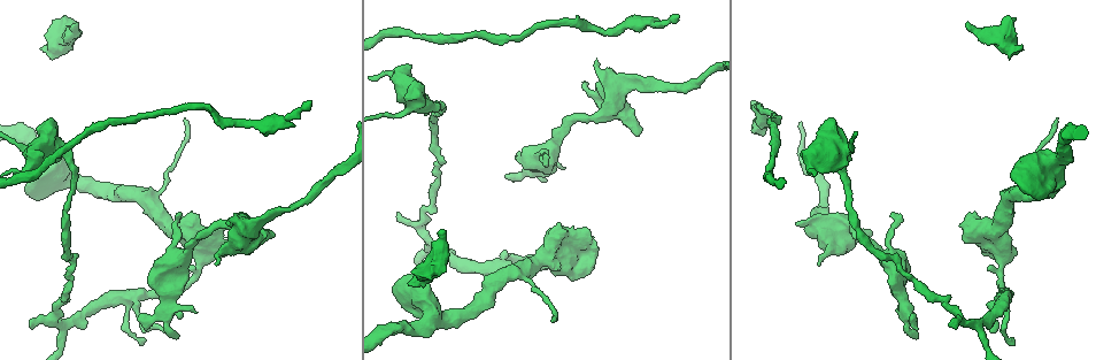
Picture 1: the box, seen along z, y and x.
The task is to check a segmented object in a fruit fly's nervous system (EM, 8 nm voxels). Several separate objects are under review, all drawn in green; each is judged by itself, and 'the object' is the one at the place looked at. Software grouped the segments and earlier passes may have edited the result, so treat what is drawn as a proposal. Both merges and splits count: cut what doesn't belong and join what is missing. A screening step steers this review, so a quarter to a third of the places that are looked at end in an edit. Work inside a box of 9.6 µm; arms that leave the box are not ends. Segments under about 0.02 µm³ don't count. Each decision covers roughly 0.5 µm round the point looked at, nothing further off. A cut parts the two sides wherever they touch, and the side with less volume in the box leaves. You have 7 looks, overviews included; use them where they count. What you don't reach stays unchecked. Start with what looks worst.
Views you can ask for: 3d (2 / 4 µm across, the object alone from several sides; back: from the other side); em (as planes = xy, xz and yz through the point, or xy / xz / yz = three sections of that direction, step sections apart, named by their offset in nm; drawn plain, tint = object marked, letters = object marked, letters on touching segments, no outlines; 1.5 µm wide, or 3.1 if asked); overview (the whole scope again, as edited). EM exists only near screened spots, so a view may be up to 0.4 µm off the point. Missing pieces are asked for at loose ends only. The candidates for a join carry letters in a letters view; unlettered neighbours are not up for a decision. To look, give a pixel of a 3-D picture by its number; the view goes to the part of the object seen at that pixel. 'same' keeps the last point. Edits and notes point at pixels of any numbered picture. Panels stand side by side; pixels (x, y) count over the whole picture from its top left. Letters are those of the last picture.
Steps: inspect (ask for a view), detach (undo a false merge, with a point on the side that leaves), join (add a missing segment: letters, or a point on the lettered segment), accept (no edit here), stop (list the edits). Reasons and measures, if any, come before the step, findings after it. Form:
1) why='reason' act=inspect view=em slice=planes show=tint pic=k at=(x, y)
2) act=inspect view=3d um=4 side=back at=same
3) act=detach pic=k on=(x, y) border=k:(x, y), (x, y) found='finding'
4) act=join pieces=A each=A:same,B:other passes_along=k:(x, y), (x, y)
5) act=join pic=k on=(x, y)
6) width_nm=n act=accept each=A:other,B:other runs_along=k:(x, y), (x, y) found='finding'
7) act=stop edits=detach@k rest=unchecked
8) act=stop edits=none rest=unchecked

why='free end' act=inspect view=em slice=planes show=letters pic=1 at=(140, 317)

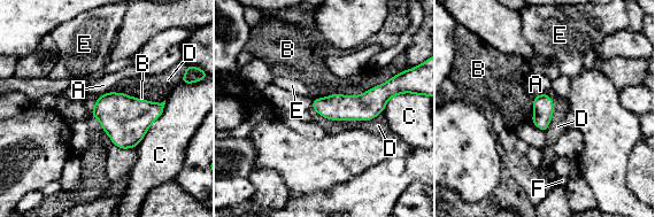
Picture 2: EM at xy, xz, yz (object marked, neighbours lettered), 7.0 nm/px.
act=accept each=A:other,B:other,C:other,D:other,E:other,F:other runs_along=2:(391, 92), (367, 106), (315, 106) found='none of them fits'

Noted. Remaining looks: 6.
why='sharp bend' act=inspect view=3d um=4 pic=1 at=(176, 261)

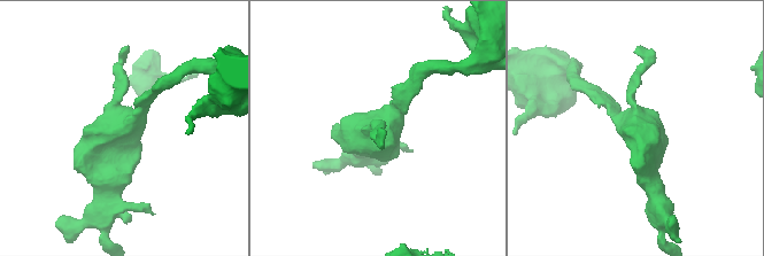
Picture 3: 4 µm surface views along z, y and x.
act=inspect view=em slice=planes show=letters pic=3 at=(640, 123)

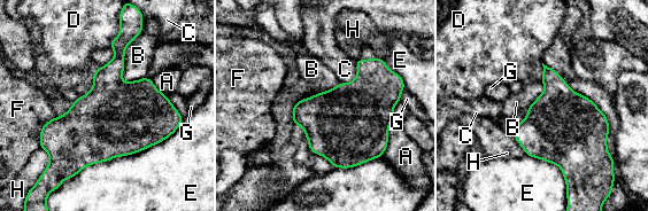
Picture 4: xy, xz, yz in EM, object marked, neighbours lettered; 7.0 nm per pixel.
act=accept each=A:other,B:other,C:other,D:other,E:other,F:other,G:other,H:other border=4:(131, 41), (124, 54), (124, 83) found='all the same neuron'

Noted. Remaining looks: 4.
act=inspect view=3d um=4 pic=1 at=(64, 170)

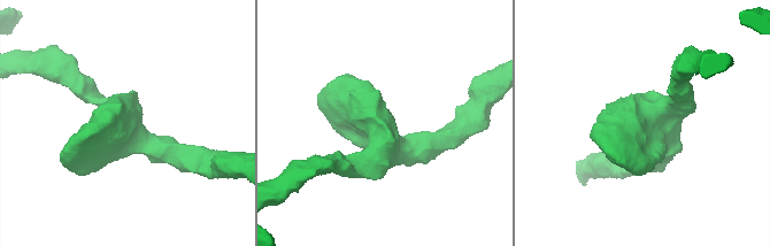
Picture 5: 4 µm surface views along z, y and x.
why='shape alone is not enough' act=inspect view=em slice=planes show=letters pic=5 at=(647, 123)

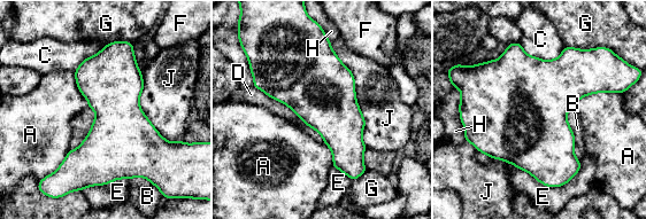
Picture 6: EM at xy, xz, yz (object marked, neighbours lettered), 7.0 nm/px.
act=accept each=A:other,B:other,C:other,D:other,E:other,F:other,G:other,H:other,J:other border=6:(614, 92), (584, 95), (573, 107) found='one neuron here'

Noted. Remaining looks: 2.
act=stop edits=none rest=unchecked

